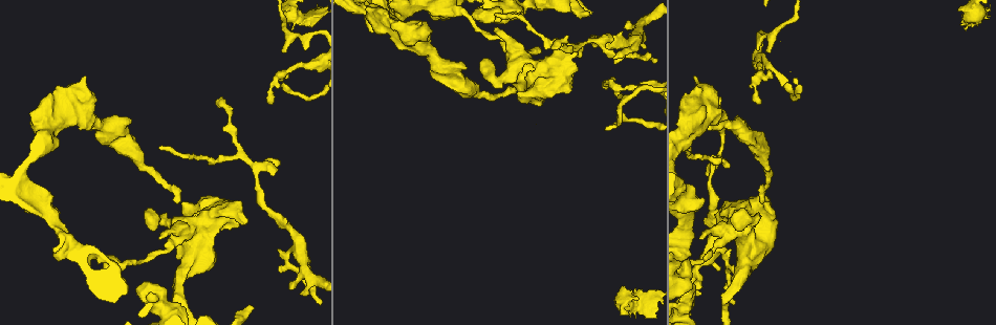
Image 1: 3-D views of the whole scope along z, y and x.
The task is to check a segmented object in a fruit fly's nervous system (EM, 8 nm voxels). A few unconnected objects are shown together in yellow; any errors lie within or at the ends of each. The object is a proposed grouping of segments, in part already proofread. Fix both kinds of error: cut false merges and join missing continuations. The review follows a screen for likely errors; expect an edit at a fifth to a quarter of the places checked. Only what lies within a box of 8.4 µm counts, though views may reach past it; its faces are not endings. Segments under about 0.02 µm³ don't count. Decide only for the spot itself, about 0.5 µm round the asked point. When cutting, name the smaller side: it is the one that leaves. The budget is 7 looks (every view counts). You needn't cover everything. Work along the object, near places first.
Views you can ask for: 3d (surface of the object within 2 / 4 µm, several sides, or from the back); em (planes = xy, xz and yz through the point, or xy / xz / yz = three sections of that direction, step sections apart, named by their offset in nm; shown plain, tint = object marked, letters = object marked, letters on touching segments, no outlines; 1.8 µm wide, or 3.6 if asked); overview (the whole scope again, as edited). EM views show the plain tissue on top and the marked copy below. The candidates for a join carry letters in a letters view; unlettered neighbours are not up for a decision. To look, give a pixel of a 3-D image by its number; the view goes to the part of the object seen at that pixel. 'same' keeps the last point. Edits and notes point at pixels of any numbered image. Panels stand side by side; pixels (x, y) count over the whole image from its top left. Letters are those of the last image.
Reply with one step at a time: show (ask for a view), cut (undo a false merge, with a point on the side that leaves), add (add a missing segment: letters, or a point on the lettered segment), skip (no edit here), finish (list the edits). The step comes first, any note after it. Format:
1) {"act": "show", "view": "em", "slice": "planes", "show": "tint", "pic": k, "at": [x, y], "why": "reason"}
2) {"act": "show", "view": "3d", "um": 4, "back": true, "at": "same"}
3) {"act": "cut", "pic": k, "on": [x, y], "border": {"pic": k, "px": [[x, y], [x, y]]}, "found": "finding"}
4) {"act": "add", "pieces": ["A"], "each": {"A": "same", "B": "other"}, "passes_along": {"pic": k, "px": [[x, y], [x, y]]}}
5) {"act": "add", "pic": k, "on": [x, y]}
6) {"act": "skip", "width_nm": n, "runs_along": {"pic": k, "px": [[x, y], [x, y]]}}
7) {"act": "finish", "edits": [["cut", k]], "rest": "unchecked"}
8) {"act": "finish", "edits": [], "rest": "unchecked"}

{"act": "show", "view": "3d", "um": 4, "back": true, "pic": 1, "at": [714, 119], "why": "two arms at a narrow angle"}

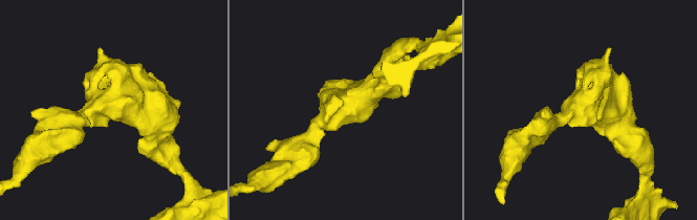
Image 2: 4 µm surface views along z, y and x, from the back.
{"act": "show", "view": "em", "um": 3.6, "slice": "yz", "step": 8, "show": "letters", "pic": 2, "at": [334, 106]}

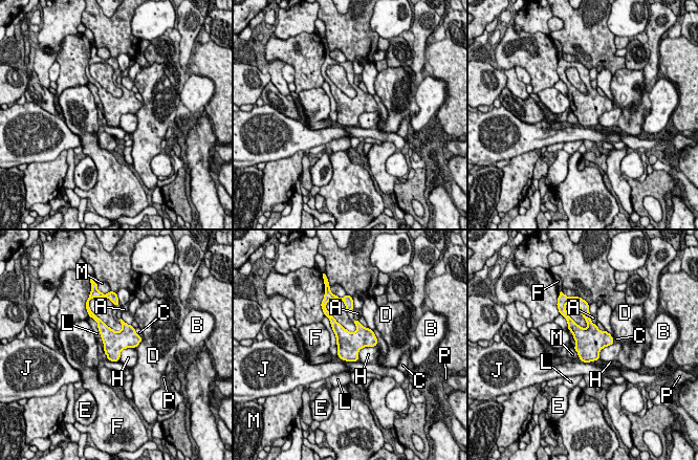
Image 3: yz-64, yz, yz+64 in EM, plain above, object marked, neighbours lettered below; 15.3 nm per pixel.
{"act": "skip", "width_nm": 340, "longest_contact_nm": ["L", 500], "each": {"A": "other", "B": "other", "C": "other", "D": "other", "E": "other", "F": "other", "H": "other", "J": "other", "L": "other", "M": "other", "P": "other"}, "found": "all the same neuron"}

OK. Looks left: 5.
{"act": "show", "view": "3d", "um": 2, "pic": 1, "at": [271, 104]}

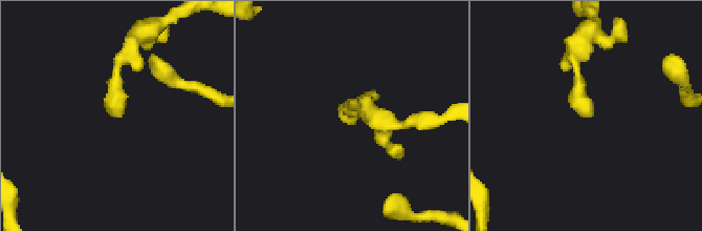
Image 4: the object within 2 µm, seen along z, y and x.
{"act": "show", "view": "em", "slice": "planes", "show": "letters", "pic": 4, "at": [122, 117], "why": "now the EM"}

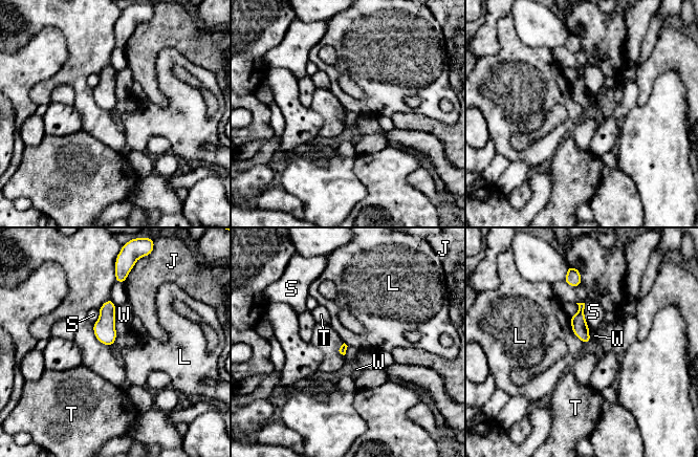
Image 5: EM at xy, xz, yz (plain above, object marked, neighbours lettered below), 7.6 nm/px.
{"act": "skip", "longest_contact_nm": ["L", 240], "each": {"J": "other", "L": "other", "S": "other", "T": "other", "W": "other"}, "border": {"pic": 5, "px": [[569, 317], [572, 332], [584, 344]]}, "found": "no lettered segment goes on from it"}

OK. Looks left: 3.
{"act": "show", "view": "3d", "um": 2, "pic": 1, "at": [196, 209], "why": "abrupt turn"}

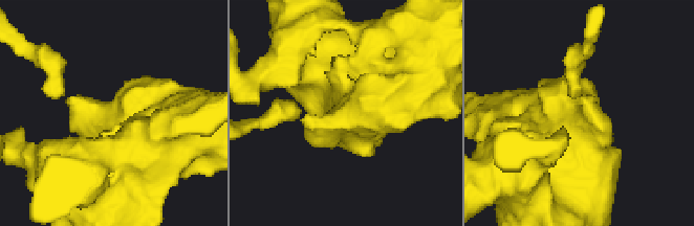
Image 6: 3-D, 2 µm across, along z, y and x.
{"act": "show", "view": "em", "slice": "planes", "show": "letters", "pic": 6, "at": [347, 117], "why": "need the tissue"}

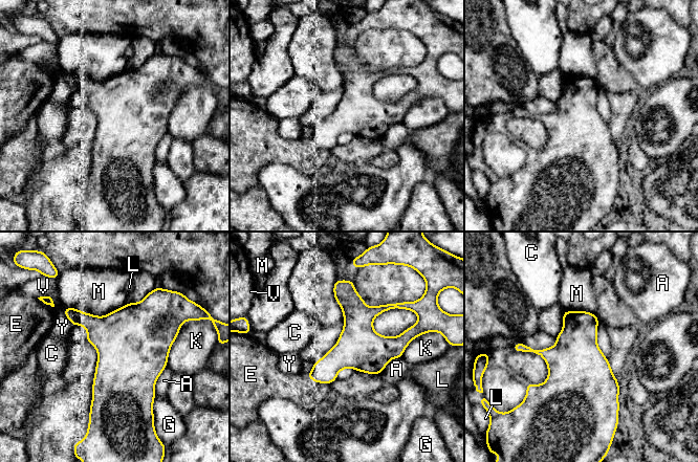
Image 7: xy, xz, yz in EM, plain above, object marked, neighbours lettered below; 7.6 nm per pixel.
{"act": "skip", "width_nm": 340, "each": {"A": "other", "C": "other", "E": "other", "G": "other", "K": "other", "L": "other", "M": "other", "V": "other", "Y": "other"}, "border": {"pic": 7, "px": [[595, 314], [600, 322]]}, "found": "continuous, no second neuron"}

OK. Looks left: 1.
{"act": "finish", "edits": [], "rest": "unchecked"}

